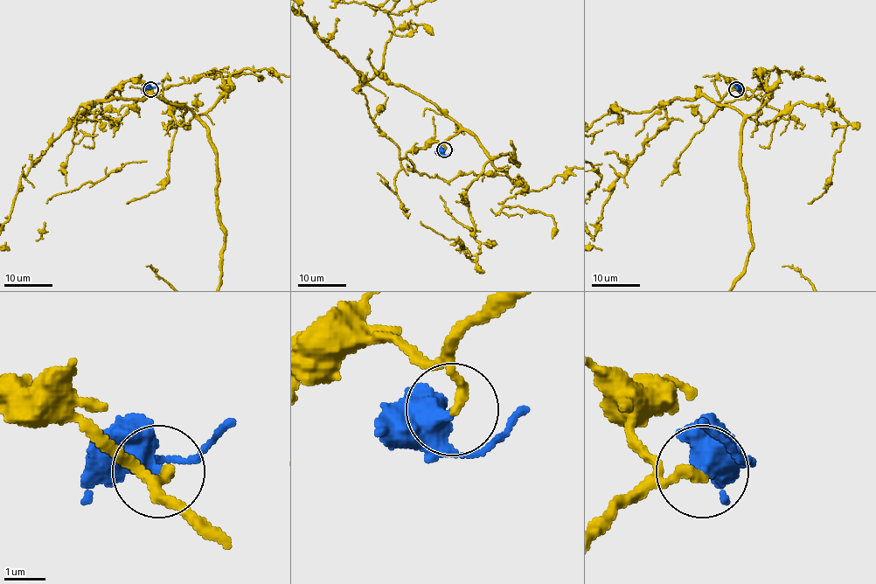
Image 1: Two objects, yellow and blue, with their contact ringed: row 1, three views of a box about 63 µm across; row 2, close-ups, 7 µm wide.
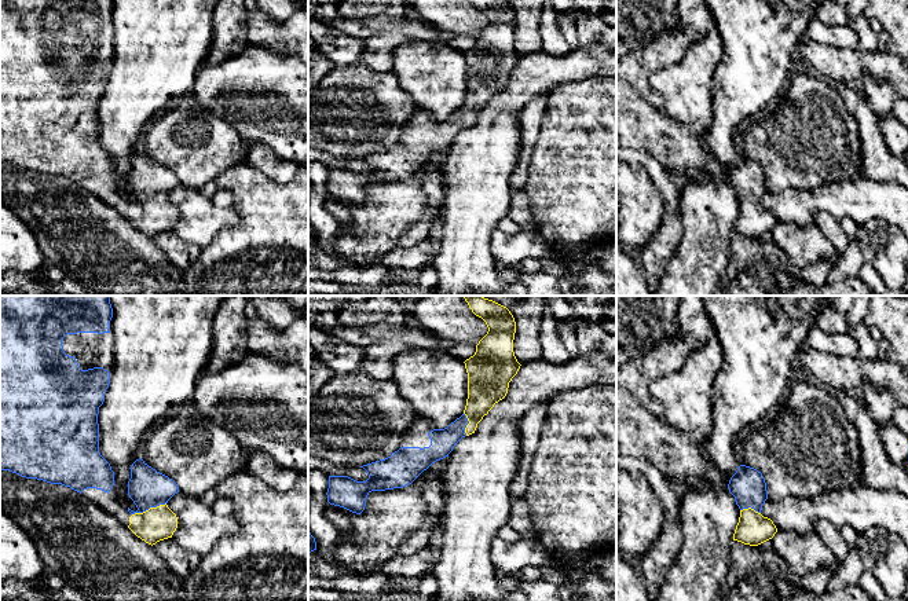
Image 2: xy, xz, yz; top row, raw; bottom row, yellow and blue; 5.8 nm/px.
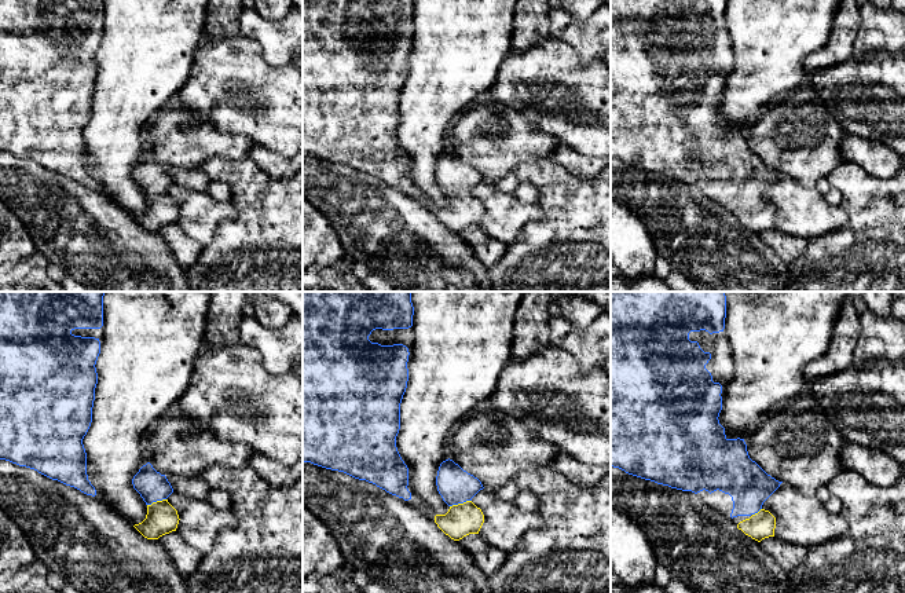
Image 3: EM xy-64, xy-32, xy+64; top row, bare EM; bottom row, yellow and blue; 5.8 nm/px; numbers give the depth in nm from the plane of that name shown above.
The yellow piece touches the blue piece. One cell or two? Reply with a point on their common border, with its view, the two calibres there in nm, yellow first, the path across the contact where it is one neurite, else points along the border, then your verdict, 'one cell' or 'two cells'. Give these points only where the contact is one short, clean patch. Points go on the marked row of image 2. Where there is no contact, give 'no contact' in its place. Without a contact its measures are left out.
meets yellow in xy at (150, 508); 200 nm thick on the yellow side, 220 nm on the other; runs through xy (156, 524), (150, 508), (150, 491), (147, 488); one cell

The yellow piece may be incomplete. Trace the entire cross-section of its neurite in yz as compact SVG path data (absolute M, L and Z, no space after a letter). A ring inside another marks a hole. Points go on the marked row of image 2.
M740 465L731 477L728 488L740 509L733 540L758 546L772 539L777 528L770 518L761 514L762 505L768 499L762 473L754 468Z

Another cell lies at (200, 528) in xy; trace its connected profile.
M180 491L166 505L177 517L177 528L172 538L183 549L202 557L221 538L239 532L239 524L234 516L219 516L198 498L187 496Z

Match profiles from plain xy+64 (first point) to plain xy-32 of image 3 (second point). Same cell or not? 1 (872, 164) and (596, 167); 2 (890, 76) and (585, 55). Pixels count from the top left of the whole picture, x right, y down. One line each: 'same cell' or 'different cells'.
1: same cell
2: different cells

